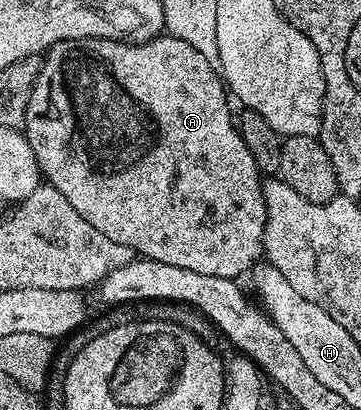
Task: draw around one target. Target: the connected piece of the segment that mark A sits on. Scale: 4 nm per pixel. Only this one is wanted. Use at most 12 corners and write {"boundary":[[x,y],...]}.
{"boundary":[[188,42],[46,49],[45,183],[139,257],[233,280],[266,203]]}

